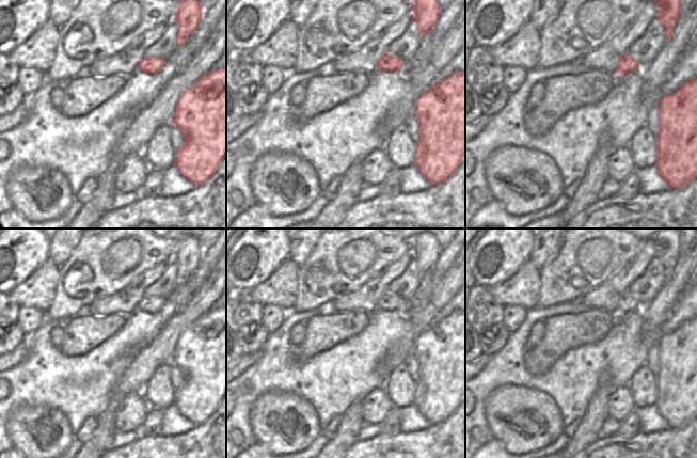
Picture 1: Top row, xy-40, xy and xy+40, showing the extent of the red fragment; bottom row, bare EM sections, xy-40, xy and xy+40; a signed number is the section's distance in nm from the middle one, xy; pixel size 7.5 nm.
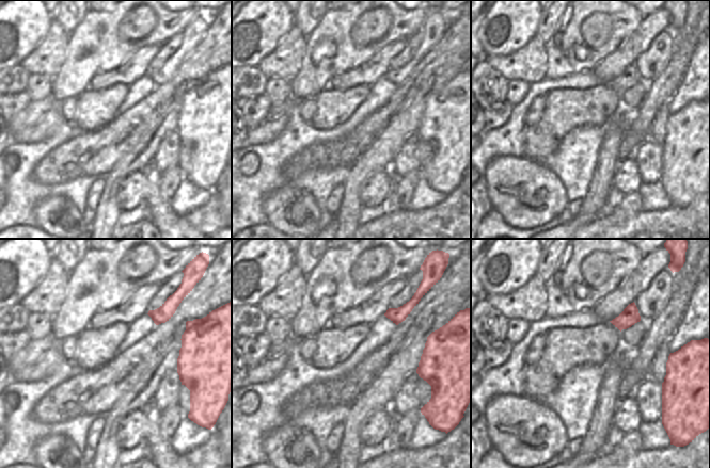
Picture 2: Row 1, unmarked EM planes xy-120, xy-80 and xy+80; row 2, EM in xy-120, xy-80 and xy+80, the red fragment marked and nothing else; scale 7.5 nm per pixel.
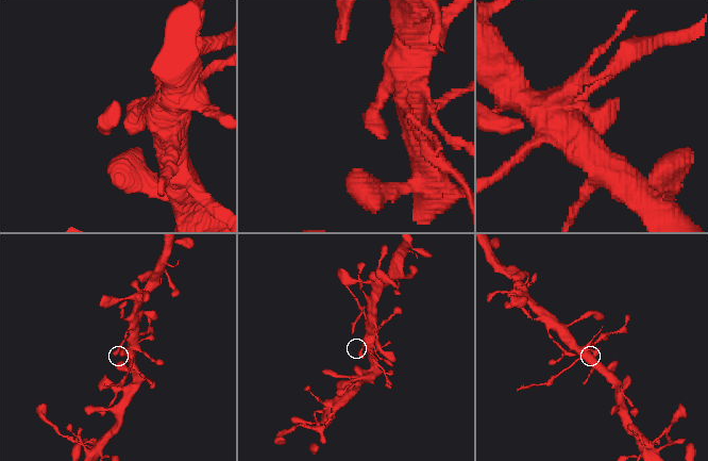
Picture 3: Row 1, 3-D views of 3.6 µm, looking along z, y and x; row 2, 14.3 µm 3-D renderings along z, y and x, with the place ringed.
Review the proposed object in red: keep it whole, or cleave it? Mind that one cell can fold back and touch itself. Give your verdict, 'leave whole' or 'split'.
leave whole

